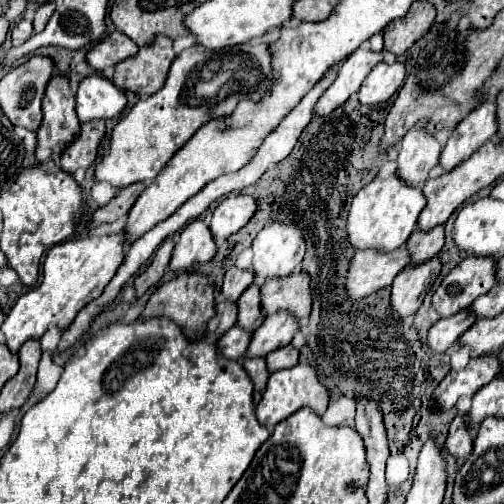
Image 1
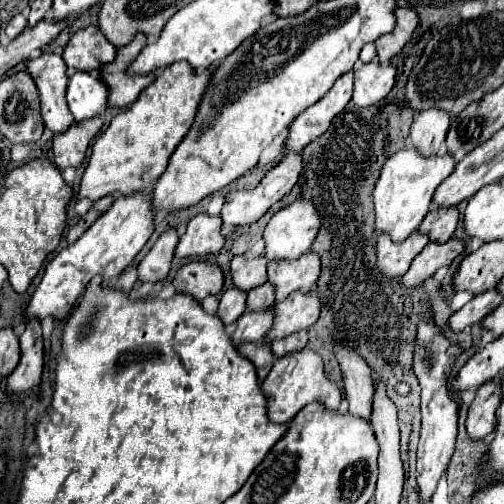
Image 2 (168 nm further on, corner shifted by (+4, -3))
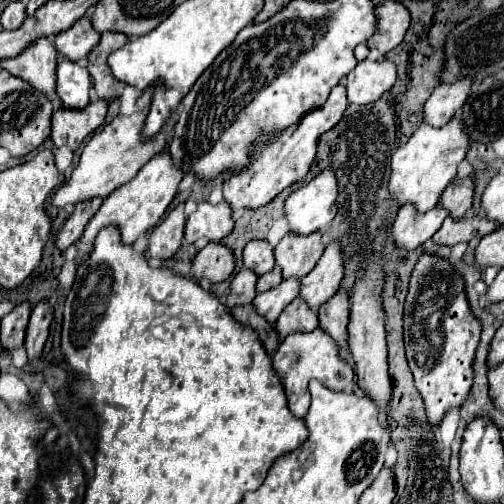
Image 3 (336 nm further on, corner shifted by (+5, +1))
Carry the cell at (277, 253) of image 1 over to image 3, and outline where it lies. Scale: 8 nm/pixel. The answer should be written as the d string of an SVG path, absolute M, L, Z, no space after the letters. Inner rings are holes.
M327 167L321 175L287 197L285 217L289 219L289 229L299 235L327 229L337 215L337 195L337 177L333 169Z

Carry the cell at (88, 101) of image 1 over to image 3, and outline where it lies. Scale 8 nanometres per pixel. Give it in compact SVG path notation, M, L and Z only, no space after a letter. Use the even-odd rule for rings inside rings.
M65 57L57 63L57 87L55 87L63 107L69 109L83 109L89 103L91 91L91 77L85 67L73 63Z

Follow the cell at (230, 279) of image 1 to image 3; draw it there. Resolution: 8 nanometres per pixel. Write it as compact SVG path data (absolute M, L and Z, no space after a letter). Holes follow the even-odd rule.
M263 239L247 243L247 247L243 251L243 263L245 263L247 269L253 269L257 275L269 273L275 265L273 247Z

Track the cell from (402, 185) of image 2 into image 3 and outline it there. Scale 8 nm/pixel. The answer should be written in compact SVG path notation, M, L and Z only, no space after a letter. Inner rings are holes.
M455 115L443 127L431 127L429 123L421 123L413 137L393 153L391 159L391 181L389 191L401 203L413 203L419 213L425 213L437 205L445 187L457 177L457 167L465 159L469 151L469 135L461 125L461 115Z

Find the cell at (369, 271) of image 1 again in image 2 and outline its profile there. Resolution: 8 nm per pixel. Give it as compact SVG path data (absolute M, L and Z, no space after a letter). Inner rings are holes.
M414 231L402 243L392 243L388 235L380 235L376 243L376 265L384 277L402 277L414 257L428 245L428 237Z

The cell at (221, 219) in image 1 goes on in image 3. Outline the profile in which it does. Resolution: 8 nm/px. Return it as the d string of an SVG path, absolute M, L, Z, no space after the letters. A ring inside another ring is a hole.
M339 83L337 87L333 87L333 91L323 107L307 113L299 121L299 125L285 129L283 131L285 135L271 137L271 139L261 137L261 149L257 149L257 153L253 153L249 165L243 167L239 173L227 177L223 183L223 197L231 205L231 209L239 211L239 209L263 207L269 201L273 201L283 189L301 181L313 165L313 157L317 153L317 141L319 141L321 133L333 129L333 125L337 125L341 121L345 109L347 109L347 95L345 95L345 87Z

